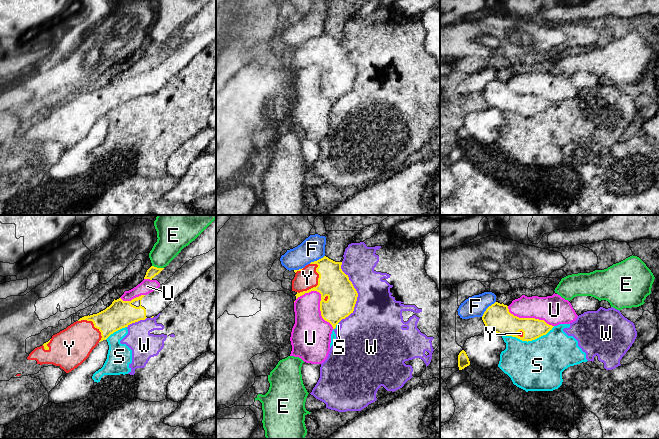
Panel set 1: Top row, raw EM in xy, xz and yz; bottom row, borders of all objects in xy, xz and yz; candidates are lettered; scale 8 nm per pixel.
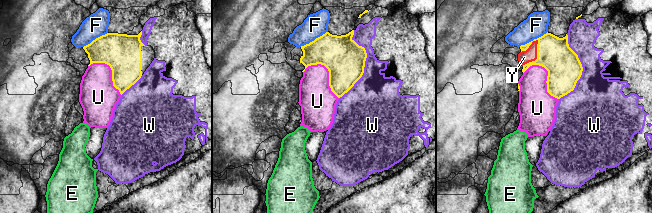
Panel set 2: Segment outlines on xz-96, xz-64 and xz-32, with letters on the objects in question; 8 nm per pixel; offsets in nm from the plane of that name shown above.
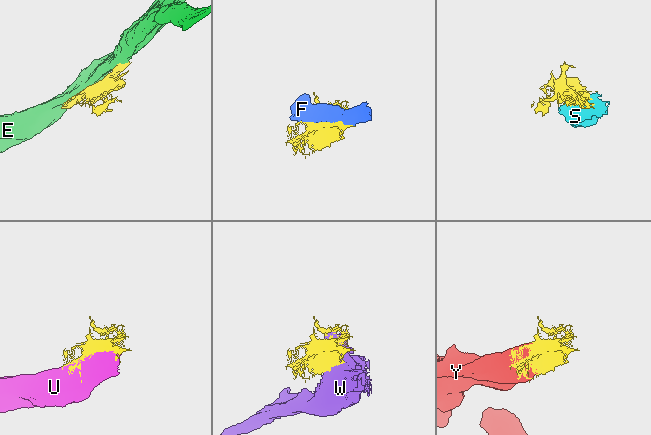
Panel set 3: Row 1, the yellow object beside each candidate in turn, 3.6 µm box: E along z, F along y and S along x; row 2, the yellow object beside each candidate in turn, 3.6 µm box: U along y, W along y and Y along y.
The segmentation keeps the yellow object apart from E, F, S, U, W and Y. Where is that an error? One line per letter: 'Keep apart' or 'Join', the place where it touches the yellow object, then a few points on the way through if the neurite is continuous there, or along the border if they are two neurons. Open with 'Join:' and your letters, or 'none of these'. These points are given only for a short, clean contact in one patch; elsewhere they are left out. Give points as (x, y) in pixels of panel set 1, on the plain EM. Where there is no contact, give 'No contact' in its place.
Join: Y
E: Keep apart. Touches yellow at xy (158, 44). Boundary: xy (152, 41), (163, 44)
F: Keep apart. Touches yellow at yz (487, 84)
S: Keep apart. Touches yellow at yz (528, 116)
U: Keep apart. Touches yellow at xz (321, 76)
W: Keep apart. Touches yellow at xz (357, 70)
Y: Join. Touches yellow at xz (318, 60)

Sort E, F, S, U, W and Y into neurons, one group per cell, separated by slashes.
E / F / S W / U / Y

